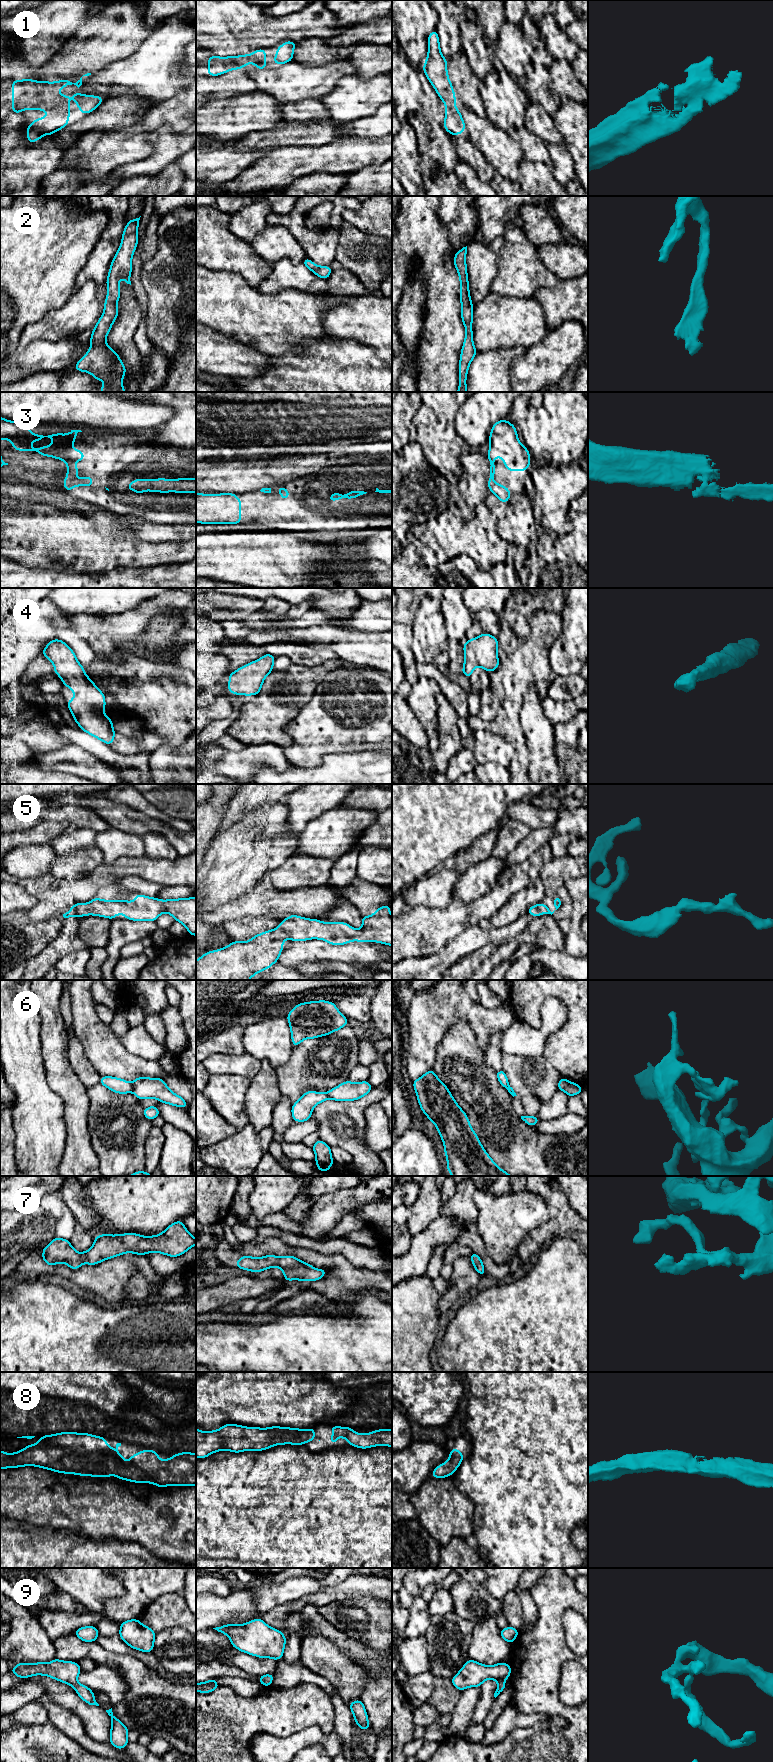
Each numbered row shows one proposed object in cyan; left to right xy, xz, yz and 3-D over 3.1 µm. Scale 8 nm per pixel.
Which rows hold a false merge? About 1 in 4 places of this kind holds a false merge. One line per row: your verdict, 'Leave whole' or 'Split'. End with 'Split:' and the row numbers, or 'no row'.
1: Leave whole
2: Leave whole
3: Leave whole
4: Leave whole
5: Leave whole
6: Split
7: Leave whole
8: Leave whole
9: Leave whole
Split: 6

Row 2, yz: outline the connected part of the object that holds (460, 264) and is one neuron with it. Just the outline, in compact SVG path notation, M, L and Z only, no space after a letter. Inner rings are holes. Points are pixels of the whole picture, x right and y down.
M467 246L463 247L454 255L454 265L458 272L460 279L460 301L461 301L461 318L464 324L466 335L461 349L460 361L459 361L459 387L457 392L467 392L467 380L468 368L473 358L478 353L473 343L473 330L471 328L473 323L473 310L474 306L471 302L469 281L467 274L467 264L465 257L467 254Z

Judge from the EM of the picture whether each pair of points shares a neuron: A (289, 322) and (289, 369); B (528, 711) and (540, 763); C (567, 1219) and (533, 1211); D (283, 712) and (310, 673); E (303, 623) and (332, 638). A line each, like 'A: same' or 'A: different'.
A: different
B: same
C: different
D: same
E: different

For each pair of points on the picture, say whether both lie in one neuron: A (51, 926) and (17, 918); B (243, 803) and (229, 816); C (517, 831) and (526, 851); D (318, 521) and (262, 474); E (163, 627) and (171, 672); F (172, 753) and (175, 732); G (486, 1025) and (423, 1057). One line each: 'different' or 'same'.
A: same
B: same
C: different
D: different
E: different
F: different
G: same

